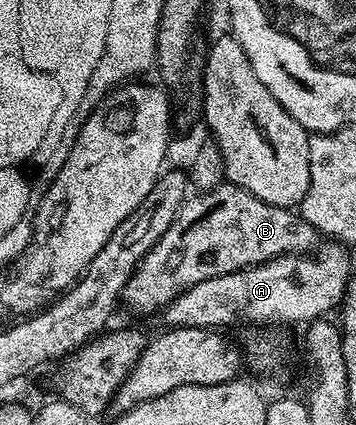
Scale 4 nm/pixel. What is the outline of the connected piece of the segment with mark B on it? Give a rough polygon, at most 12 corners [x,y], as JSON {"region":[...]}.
{"region":[[223,181],[182,200],[122,290],[138,315],[319,246],[297,211]]}

